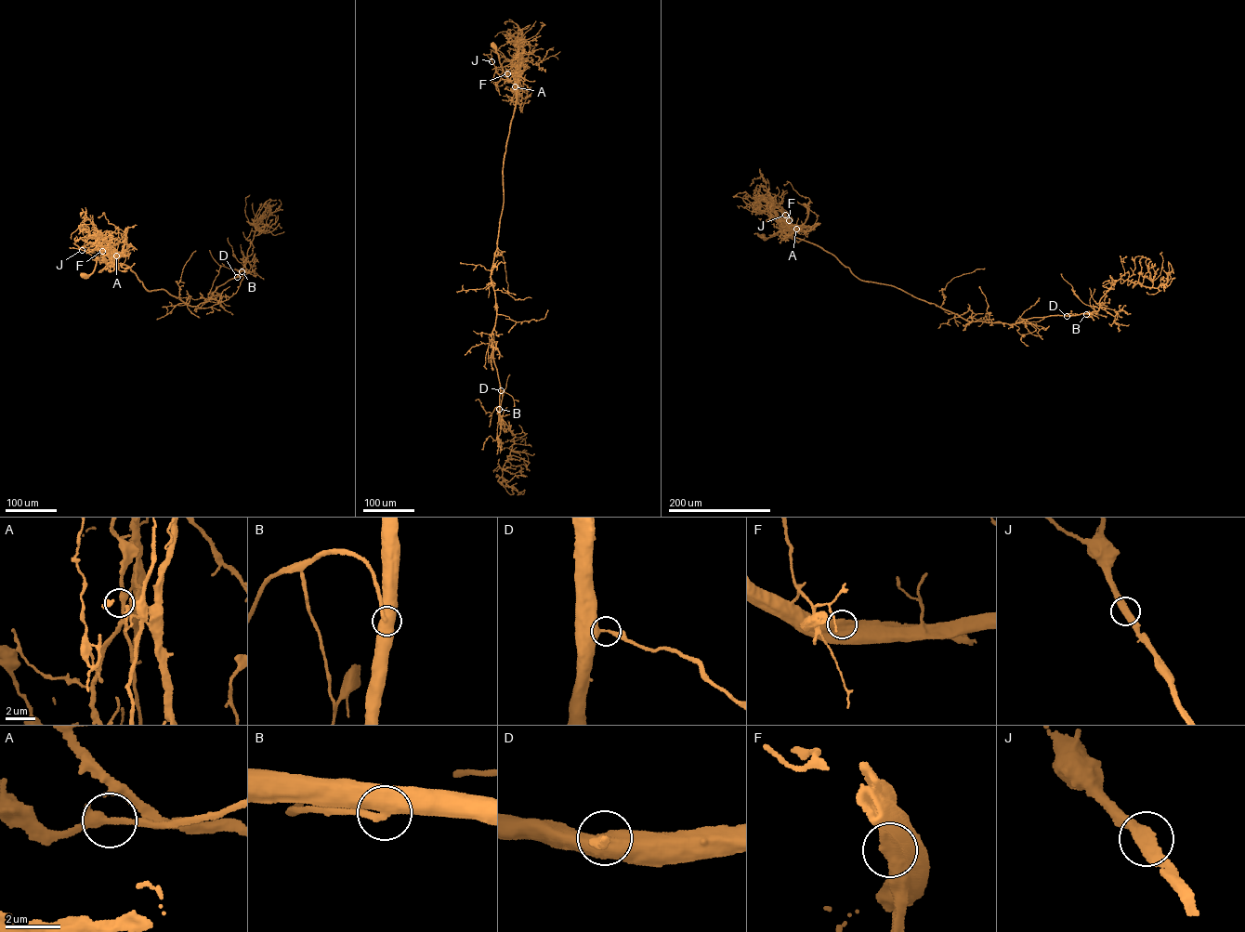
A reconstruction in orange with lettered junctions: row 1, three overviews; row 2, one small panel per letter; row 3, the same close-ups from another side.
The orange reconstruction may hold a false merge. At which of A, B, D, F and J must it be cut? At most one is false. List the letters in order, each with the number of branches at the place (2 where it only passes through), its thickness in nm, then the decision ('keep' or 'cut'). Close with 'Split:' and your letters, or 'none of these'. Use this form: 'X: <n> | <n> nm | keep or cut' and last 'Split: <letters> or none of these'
A: 2 | 320 nm | keep
B: 2 | 550 nm | keep
D: 2 | 320 nm | keep
F: 1 | 900 nm | keep
J: 2 | 480 nm | keep
Split: none of these

